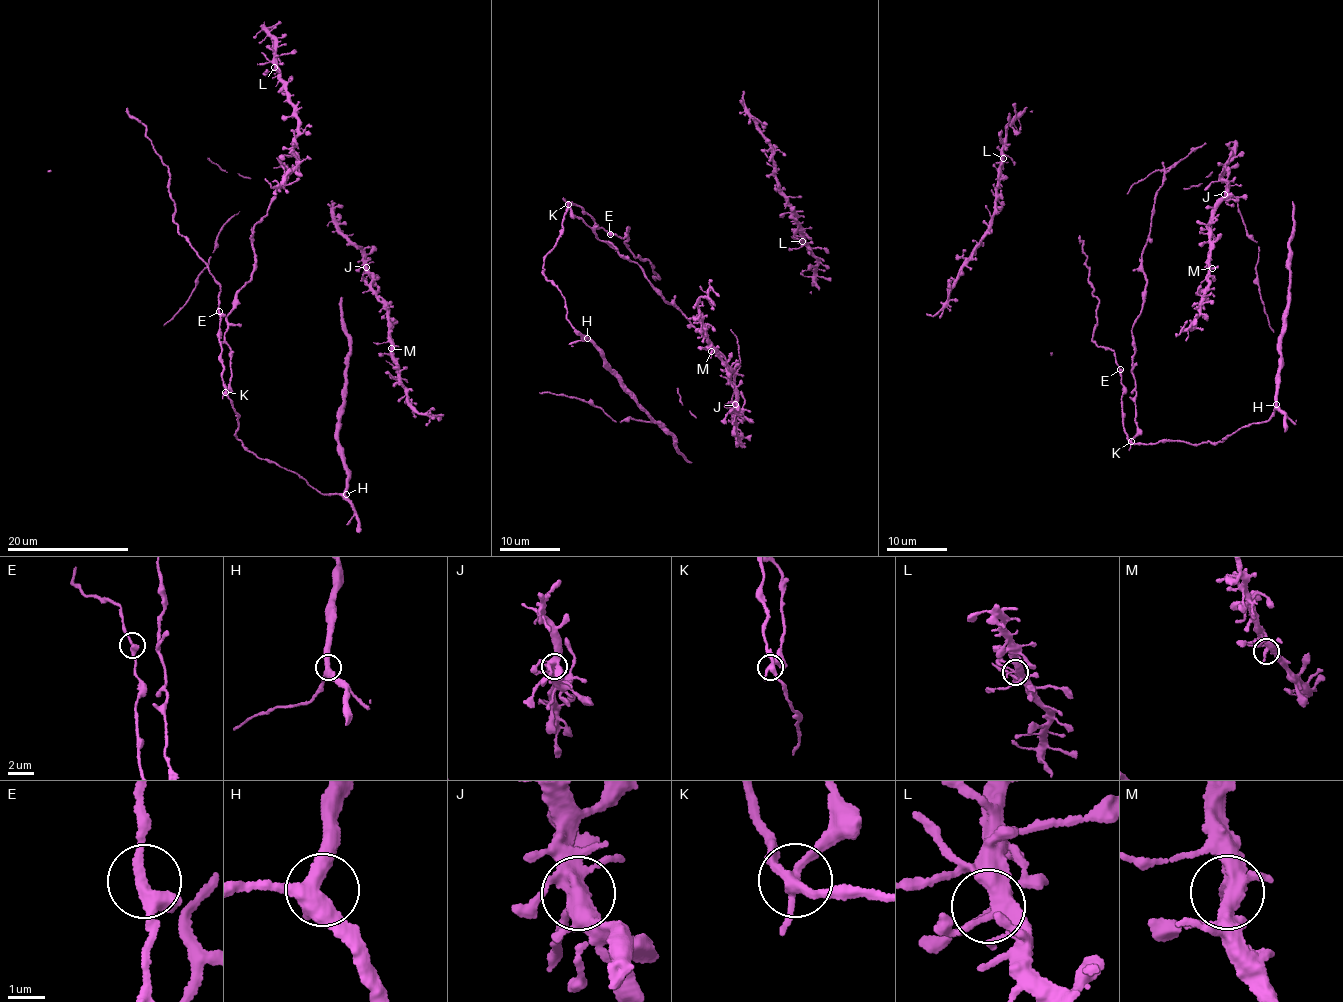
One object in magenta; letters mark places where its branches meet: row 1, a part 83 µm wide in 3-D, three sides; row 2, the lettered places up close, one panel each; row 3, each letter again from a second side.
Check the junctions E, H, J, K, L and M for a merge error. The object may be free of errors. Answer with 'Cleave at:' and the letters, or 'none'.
Cleave at: K

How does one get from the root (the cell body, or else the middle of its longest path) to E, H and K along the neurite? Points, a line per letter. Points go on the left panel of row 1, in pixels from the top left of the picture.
E: (234, 410), (222, 378), (219, 311)
H: (234, 410), (239, 414), (237, 438), (258, 457), (296, 473), (323, 495), (346, 494)
K: (234, 410), (225, 392)

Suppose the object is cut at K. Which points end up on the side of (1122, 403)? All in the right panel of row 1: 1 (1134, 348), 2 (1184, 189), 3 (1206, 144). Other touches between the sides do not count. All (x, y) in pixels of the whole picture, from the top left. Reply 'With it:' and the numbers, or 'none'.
With it: 2

